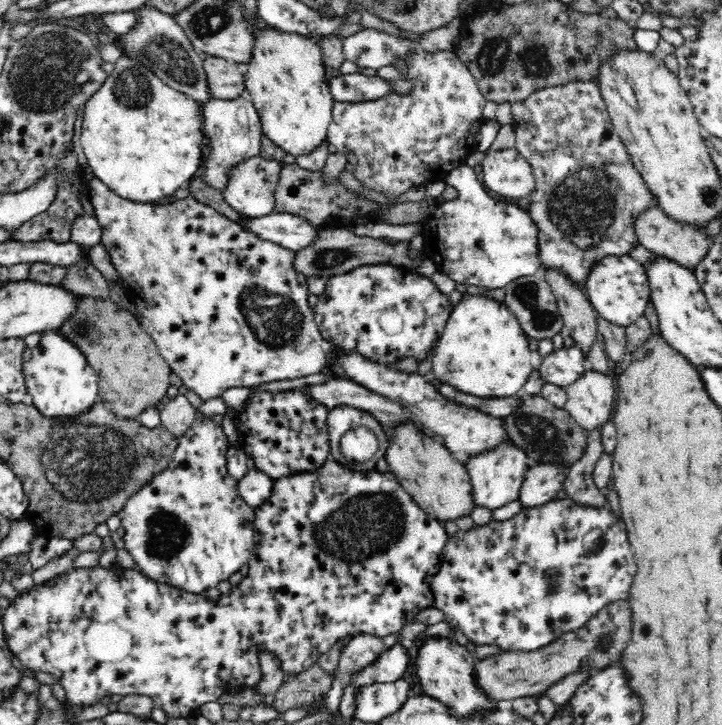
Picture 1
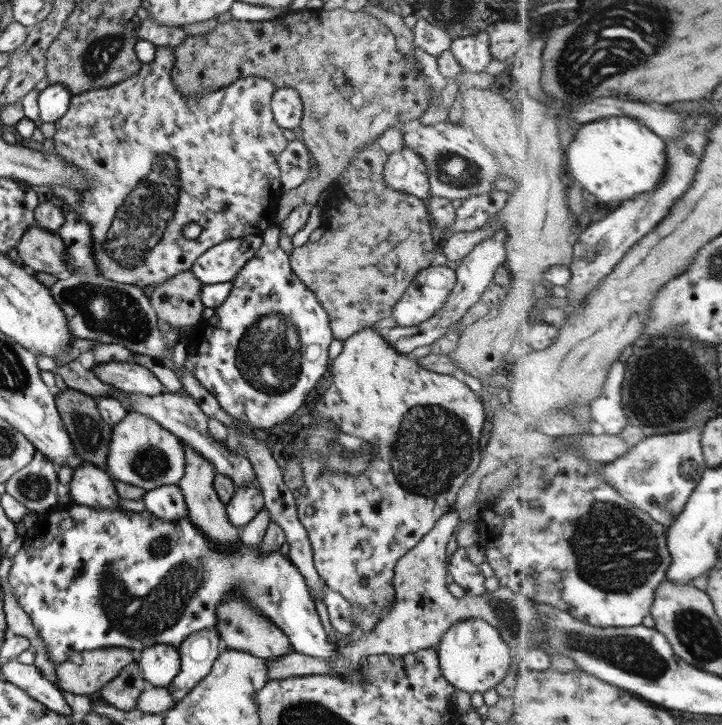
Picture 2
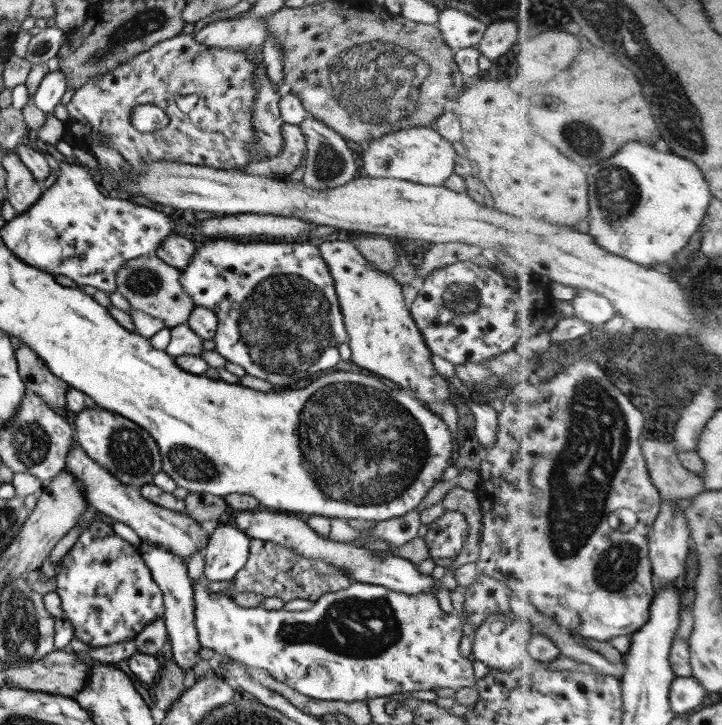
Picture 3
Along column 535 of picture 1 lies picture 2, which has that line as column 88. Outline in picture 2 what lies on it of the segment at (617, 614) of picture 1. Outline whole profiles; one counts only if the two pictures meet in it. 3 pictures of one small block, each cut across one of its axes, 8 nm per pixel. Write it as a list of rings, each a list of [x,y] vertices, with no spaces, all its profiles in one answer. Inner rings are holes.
[[[130,648],[74,651],[68,660],[56,666],[58,686],[72,694],[97,697],[100,688],[136,659],[137,653]]]

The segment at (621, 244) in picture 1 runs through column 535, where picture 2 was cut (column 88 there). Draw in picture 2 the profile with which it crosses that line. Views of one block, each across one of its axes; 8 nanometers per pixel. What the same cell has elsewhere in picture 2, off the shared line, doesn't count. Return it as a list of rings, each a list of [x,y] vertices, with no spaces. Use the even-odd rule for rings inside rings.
[[[158,46],[155,50],[154,60],[143,63],[134,76],[114,84],[110,88],[98,88],[98,90],[90,90],[84,94],[73,95],[66,114],[55,123],[56,133],[53,136],[56,155],[64,157],[68,163],[74,163],[76,167],[80,168],[80,173],[86,175],[90,181],[84,192],[78,192],[82,204],[76,205],[73,210],[78,211],[92,227],[92,247],[94,247],[94,254],[92,255],[98,263],[100,275],[120,283],[134,283],[134,285],[147,291],[178,273],[190,271],[194,261],[204,254],[206,249],[212,248],[224,240],[242,238],[246,235],[262,237],[263,232],[269,226],[275,225],[279,212],[279,202],[284,192],[276,158],[286,148],[288,141],[284,137],[284,130],[279,128],[274,121],[270,106],[272,92],[276,92],[277,86],[268,78],[246,76],[237,79],[226,87],[220,87],[216,91],[184,96],[172,83],[171,70],[174,68],[173,65],[174,49],[169,46]],[[255,102],[258,103],[259,110],[254,109]],[[190,223],[200,225],[200,236],[194,240],[188,240],[182,233],[186,225]]]

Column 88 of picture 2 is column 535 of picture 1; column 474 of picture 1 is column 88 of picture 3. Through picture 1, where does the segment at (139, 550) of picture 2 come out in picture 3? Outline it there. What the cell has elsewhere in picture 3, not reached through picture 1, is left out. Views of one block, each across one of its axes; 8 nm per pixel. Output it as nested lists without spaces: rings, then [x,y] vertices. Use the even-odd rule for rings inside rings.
[[[104,521],[90,522],[80,533],[76,543],[61,560],[62,567],[56,575],[56,592],[62,598],[62,609],[72,623],[75,638],[93,648],[105,649],[110,644],[123,644],[136,638],[148,624],[163,618],[164,604],[160,587],[154,582],[150,569],[139,549],[120,538],[111,525]]]

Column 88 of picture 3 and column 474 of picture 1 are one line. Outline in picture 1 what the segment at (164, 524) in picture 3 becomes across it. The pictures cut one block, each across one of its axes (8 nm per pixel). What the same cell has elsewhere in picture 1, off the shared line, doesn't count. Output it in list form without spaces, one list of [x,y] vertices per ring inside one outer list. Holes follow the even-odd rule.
[[[509,439],[508,442],[502,442],[500,446],[478,455],[469,458],[465,463],[466,471],[471,478],[472,498],[475,506],[496,510],[500,506],[506,506],[509,502],[519,500],[526,472],[532,466],[525,451]]]

